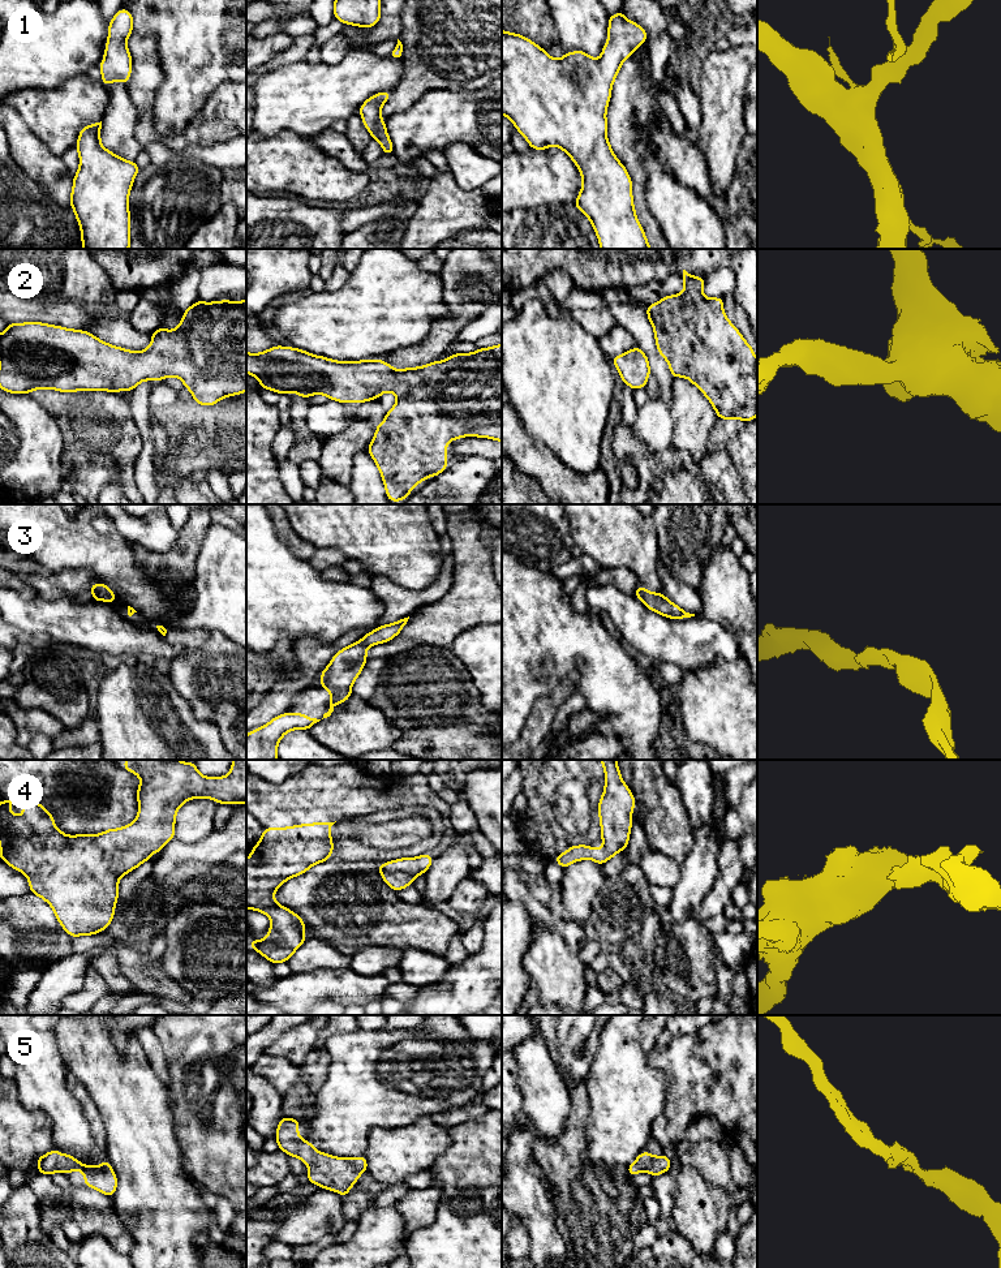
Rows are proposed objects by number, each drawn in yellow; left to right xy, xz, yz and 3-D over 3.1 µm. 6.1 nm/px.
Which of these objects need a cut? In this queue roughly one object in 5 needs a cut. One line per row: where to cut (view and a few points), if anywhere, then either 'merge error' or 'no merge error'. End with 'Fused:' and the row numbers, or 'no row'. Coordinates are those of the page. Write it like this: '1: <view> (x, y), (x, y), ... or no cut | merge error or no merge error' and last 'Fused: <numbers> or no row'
1: no cut | no merge error
2: no cut | no merge error
3: no cut | no merge error
4: no cut | no merge error
5: no cut | no merge error
Fused: no row

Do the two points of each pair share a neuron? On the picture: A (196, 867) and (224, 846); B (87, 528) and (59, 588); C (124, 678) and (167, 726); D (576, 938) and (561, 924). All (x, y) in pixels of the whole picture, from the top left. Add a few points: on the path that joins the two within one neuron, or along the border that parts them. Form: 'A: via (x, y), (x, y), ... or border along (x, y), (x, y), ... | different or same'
A: via (202, 860), (218, 847) | same
B: border along (38, 562), (52, 571), (87, 570), (97, 579) | different
C: via (130, 690), (155, 714) | same
D: via (572, 935), (565, 927) | same

